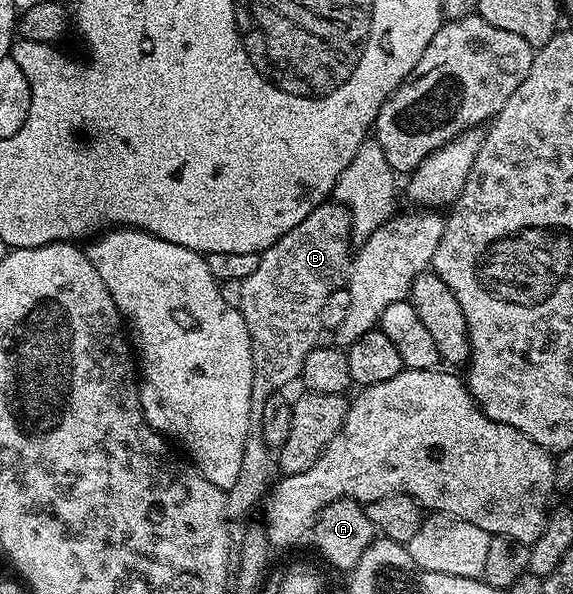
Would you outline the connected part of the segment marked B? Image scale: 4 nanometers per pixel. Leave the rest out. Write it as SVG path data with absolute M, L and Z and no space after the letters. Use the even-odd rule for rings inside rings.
M327 199L310 212L304 223L296 223L288 235L284 235L272 247L268 247L258 258L256 271L248 275L238 286L236 308L242 313L244 323L248 327L250 346L252 347L252 363L254 378L252 379L252 399L250 400L250 430L244 443L244 459L240 459L240 475L236 475L236 483L225 490L226 504L231 510L242 513L265 498L271 484L270 465L272 469L272 450L264 443L264 435L260 427L260 419L264 416L264 403L274 393L281 393L302 376L304 359L319 344L318 336L324 333L320 323L320 310L324 307L328 295L332 291L343 288L348 280L350 262L352 260L352 234L350 232L350 213L344 205L333 199Z

